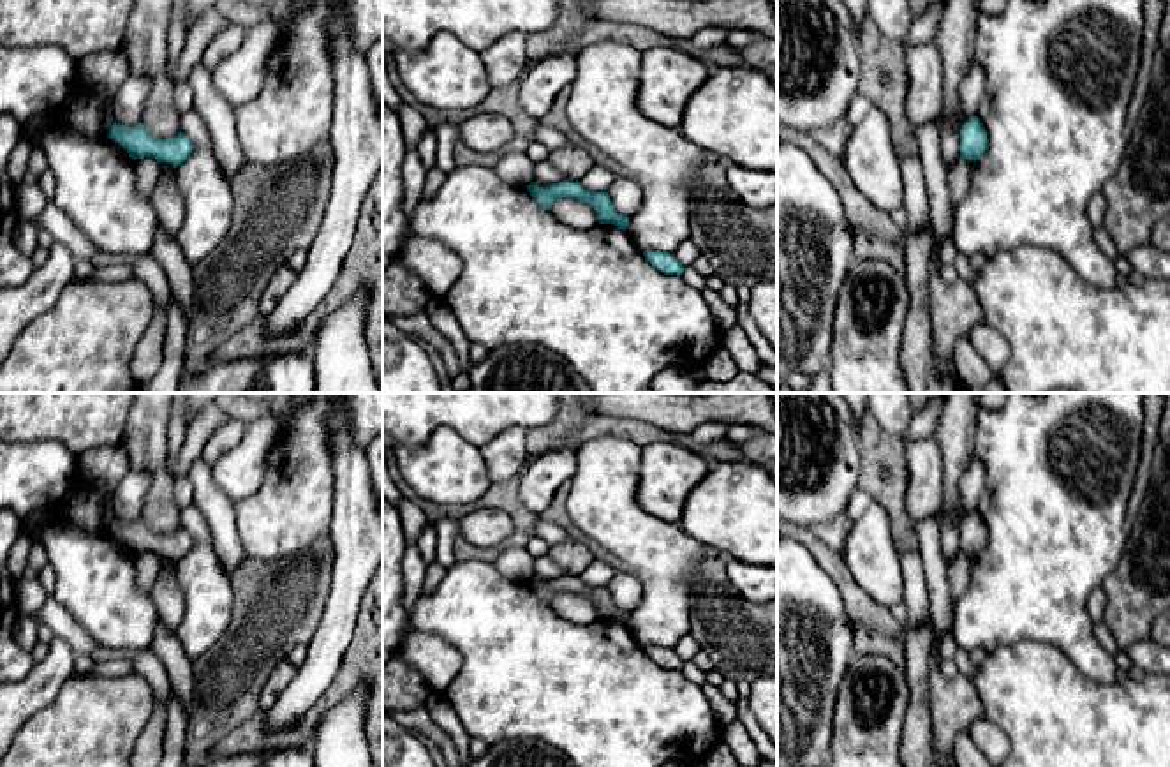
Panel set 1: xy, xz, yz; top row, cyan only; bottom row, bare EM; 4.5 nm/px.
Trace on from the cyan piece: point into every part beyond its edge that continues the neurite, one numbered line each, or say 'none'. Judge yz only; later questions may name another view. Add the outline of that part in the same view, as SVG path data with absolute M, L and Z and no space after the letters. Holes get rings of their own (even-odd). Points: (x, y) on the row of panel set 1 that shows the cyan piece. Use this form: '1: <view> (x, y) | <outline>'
none

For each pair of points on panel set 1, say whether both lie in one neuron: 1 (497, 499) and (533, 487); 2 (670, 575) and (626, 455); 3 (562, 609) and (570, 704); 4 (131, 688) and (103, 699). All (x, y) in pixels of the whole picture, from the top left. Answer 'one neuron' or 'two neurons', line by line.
1: two neurons
2: one neuron
3: two neurons
4: one neuron

